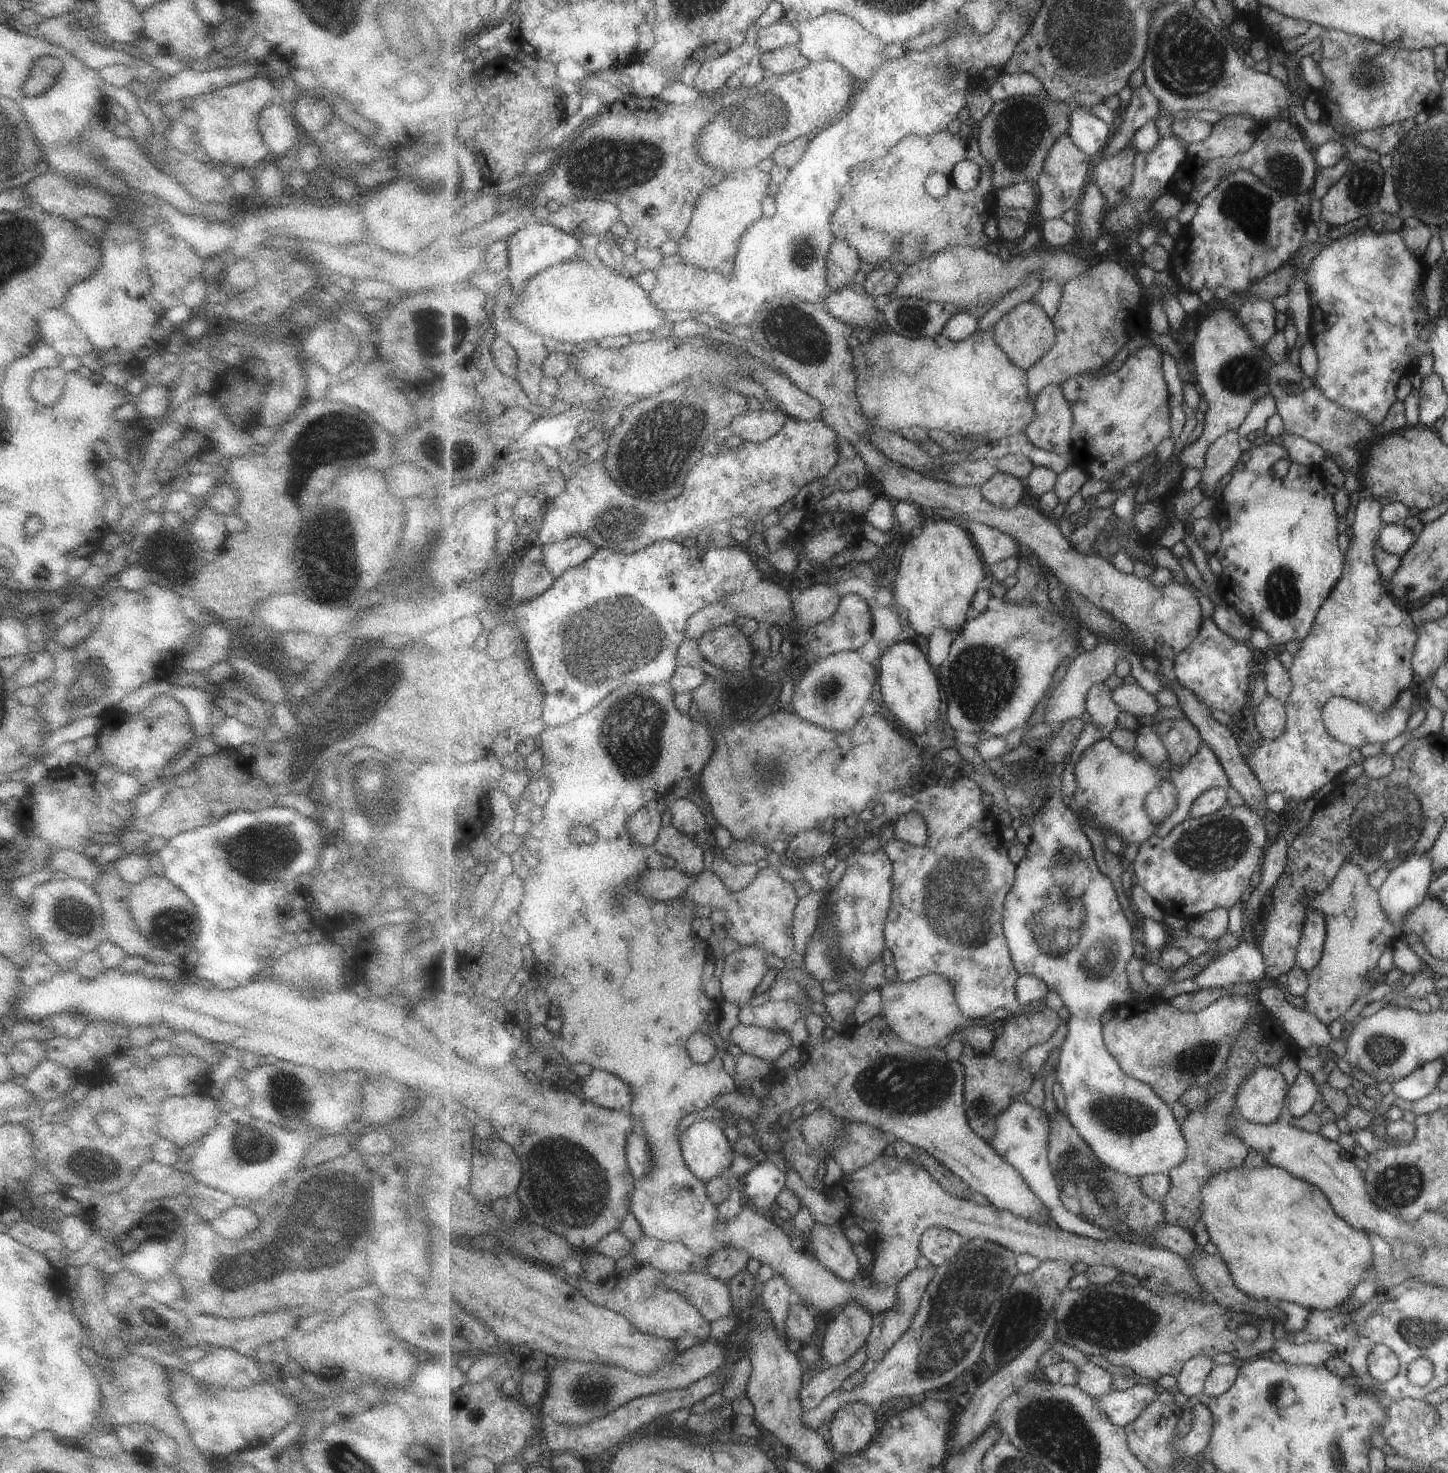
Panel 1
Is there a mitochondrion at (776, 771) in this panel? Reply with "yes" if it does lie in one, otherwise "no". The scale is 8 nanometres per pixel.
yes

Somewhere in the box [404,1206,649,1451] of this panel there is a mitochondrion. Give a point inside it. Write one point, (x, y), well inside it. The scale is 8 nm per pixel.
(590, 1390)

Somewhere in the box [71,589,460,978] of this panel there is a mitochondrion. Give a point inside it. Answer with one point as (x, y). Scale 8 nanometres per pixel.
(252, 859)

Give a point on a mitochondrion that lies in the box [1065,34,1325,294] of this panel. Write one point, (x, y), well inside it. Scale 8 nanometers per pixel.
(1239, 203)

